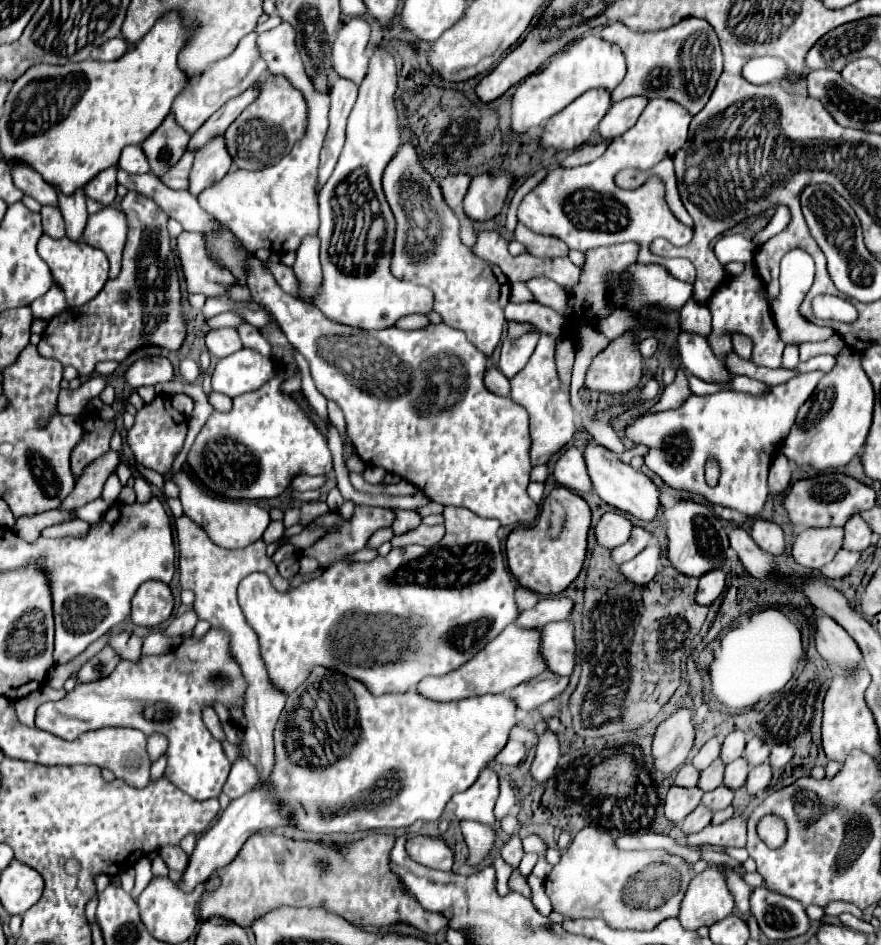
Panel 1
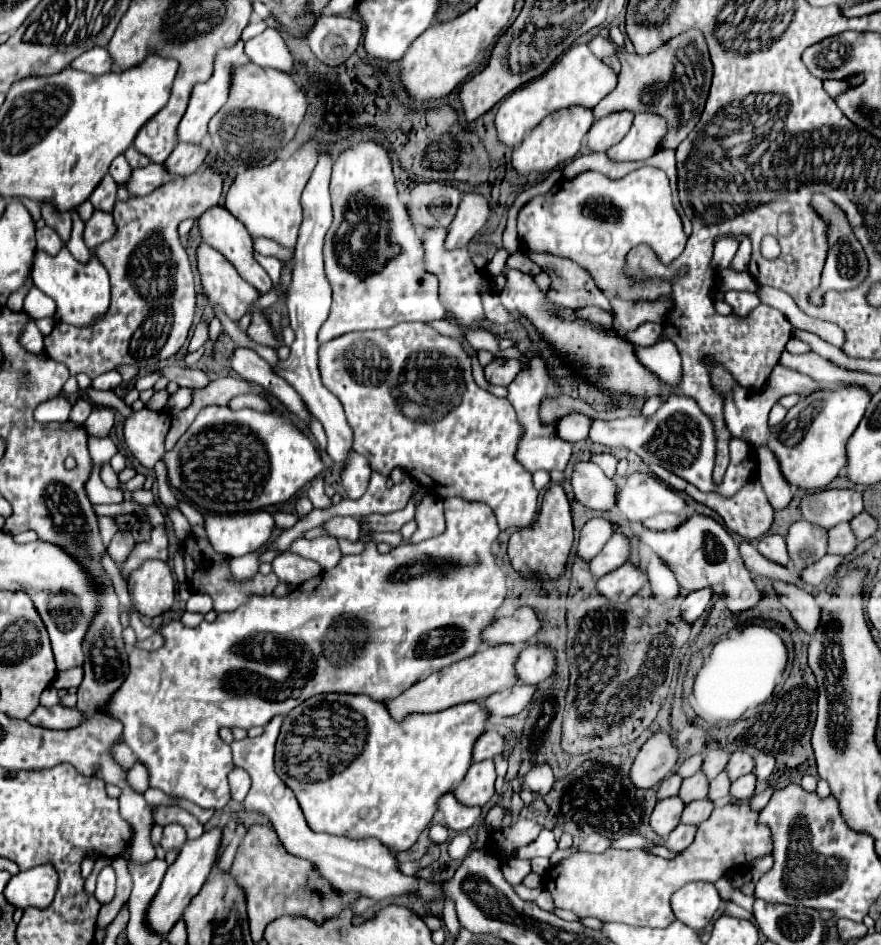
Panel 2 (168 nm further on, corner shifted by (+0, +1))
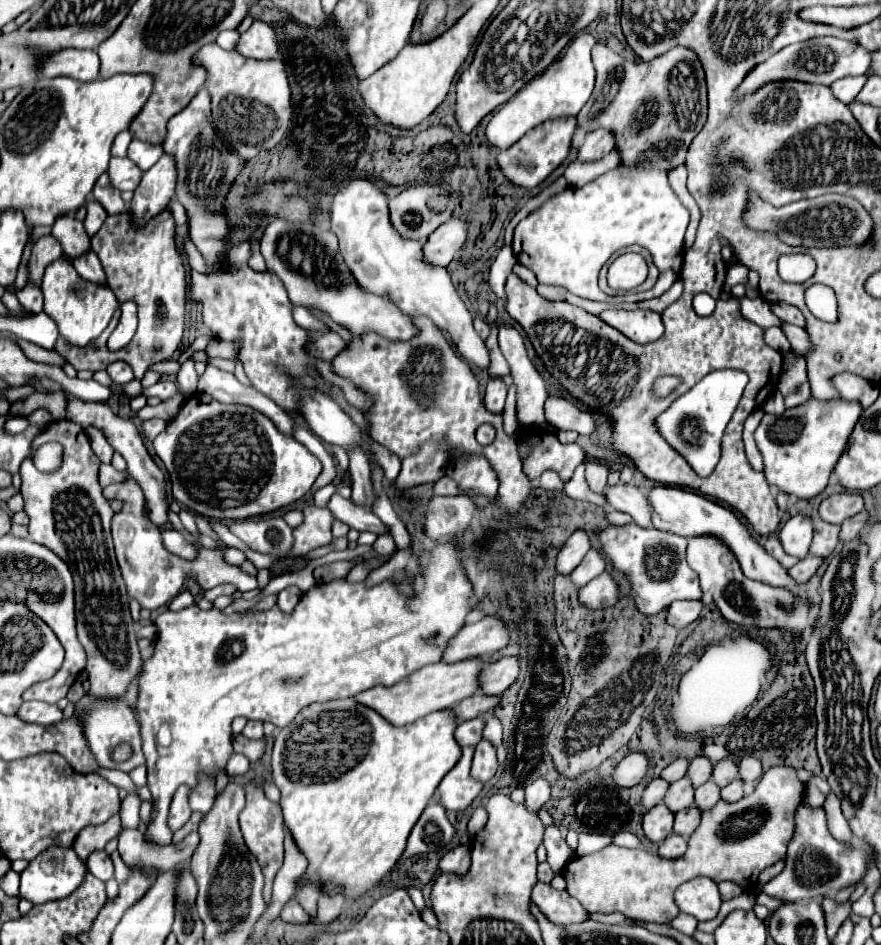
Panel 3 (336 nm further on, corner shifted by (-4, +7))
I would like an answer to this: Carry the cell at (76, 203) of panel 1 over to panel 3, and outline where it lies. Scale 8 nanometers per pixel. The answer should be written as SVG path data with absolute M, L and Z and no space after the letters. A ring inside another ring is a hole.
M89 249L87 253L75 257L75 259L73 259L73 267L75 267L77 273L81 273L81 277L85 277L87 281L105 283L105 273L103 273L101 261L99 261L97 253L93 253L93 249Z

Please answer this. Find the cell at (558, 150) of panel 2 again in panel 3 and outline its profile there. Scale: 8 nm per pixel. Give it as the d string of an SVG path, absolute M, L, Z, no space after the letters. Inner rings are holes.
M577 117L549 119L549 121L533 127L529 133L525 133L515 145L501 151L497 155L497 163L511 183L523 185L525 189L533 189L541 181L545 181L551 175L551 171L555 171L567 159L567 155L571 151L571 139L573 139L577 127L579 127Z

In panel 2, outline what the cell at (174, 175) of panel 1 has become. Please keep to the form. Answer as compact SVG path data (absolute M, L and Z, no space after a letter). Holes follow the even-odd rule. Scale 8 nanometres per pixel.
M151 163L147 167L141 167L141 169L133 169L131 171L131 177L123 183L129 191L129 195L149 195L153 189L157 189L163 181L167 179L167 173L165 173L165 167L163 165L157 165L157 163Z

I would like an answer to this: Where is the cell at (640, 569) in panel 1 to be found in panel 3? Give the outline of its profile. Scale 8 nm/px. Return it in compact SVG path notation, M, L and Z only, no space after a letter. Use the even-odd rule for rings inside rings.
M605 571L599 577L595 577L593 581L589 581L585 587L581 587L579 597L581 597L581 603L589 605L591 609L611 607L619 601L619 585L613 579L613 575L609 575Z

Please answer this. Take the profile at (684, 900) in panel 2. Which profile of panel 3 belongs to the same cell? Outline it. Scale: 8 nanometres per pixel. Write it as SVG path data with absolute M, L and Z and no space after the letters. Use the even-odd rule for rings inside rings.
M695 877L677 887L675 903L683 913L693 915L697 921L709 921L719 913L721 895L715 881L707 877Z

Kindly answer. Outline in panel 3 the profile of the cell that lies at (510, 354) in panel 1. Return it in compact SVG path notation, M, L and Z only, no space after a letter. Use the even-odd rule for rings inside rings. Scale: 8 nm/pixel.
M491 375L485 391L485 407L489 407L493 413L499 413L505 405L505 397L507 397L507 385L503 383L501 377Z

